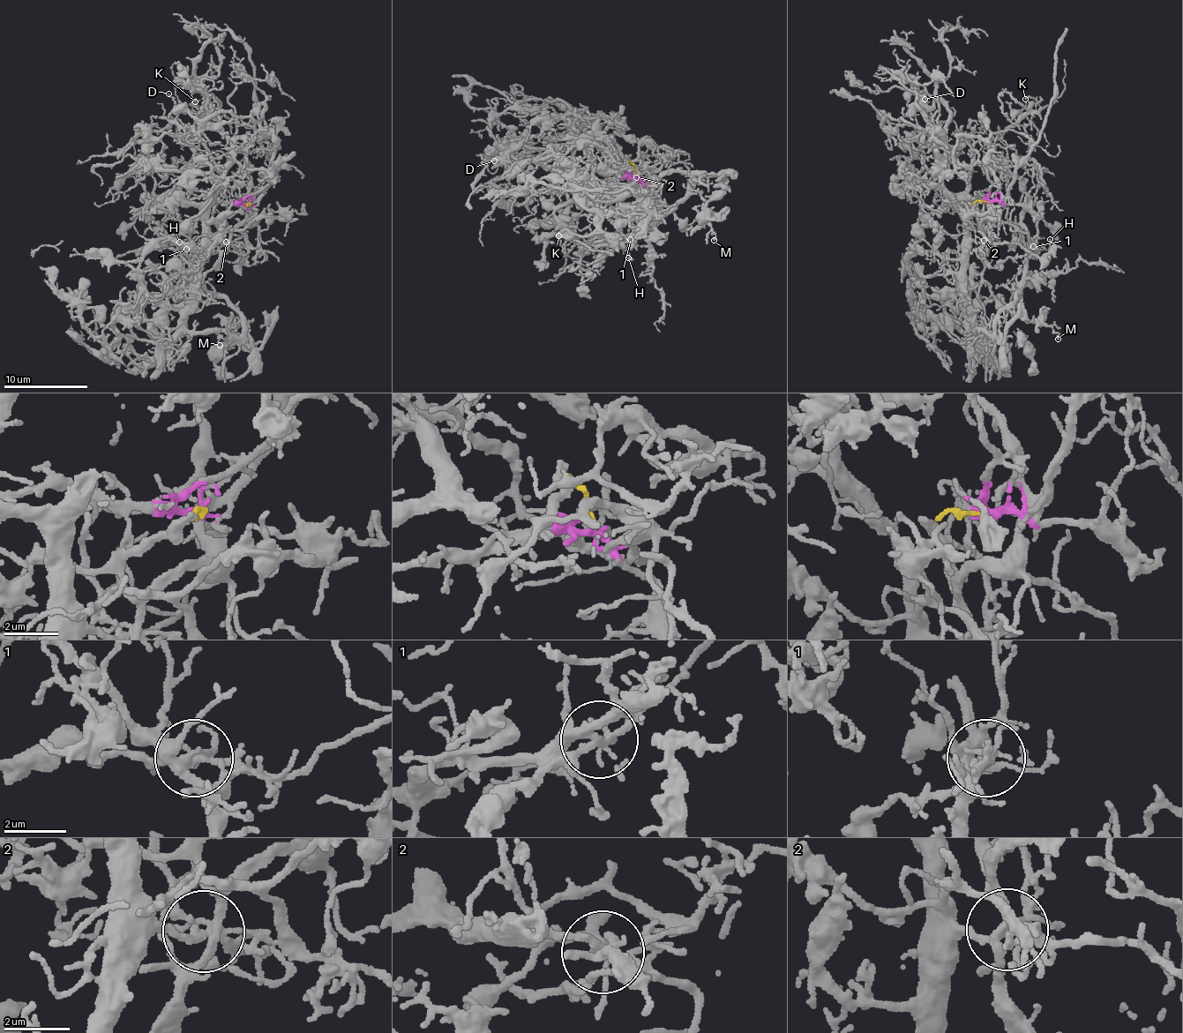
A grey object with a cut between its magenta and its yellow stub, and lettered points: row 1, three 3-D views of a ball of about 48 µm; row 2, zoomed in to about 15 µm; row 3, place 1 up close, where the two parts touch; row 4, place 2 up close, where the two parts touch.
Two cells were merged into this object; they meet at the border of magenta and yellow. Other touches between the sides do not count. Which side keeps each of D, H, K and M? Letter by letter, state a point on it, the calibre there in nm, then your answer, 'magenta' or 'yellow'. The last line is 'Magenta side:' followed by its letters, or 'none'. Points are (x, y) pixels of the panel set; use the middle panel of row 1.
D: place (494, 160); calibre 130 nm; magenta
H: place (628, 258); calibre 120 nm; yellow
K: place (558, 235); calibre 130 nm; magenta
M: place (714, 240); calibre 150 nm; magenta
Magenta side: D, K, M

